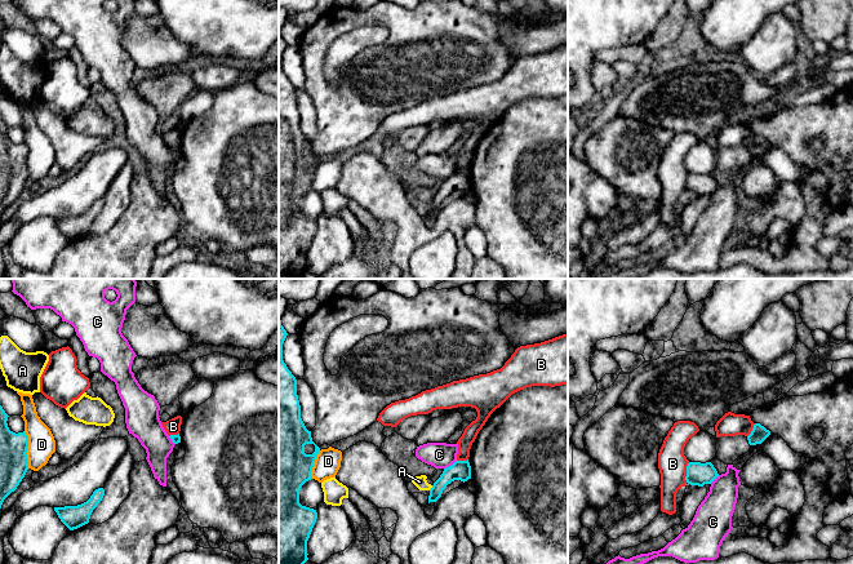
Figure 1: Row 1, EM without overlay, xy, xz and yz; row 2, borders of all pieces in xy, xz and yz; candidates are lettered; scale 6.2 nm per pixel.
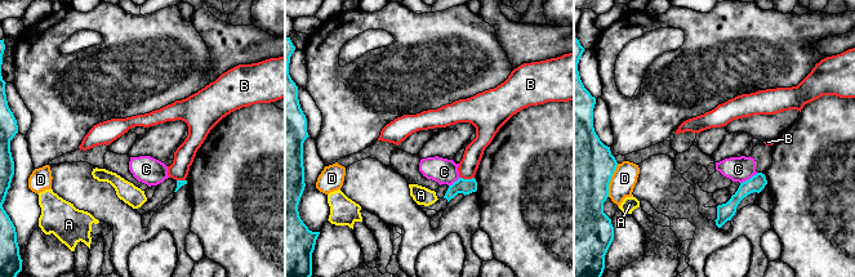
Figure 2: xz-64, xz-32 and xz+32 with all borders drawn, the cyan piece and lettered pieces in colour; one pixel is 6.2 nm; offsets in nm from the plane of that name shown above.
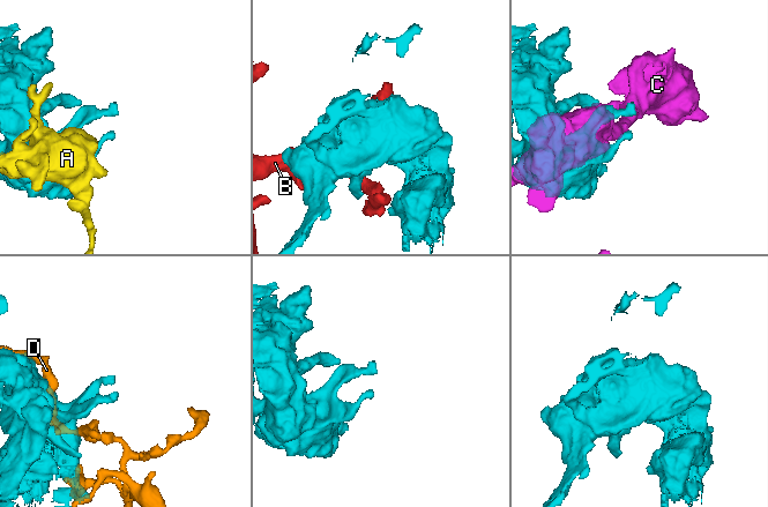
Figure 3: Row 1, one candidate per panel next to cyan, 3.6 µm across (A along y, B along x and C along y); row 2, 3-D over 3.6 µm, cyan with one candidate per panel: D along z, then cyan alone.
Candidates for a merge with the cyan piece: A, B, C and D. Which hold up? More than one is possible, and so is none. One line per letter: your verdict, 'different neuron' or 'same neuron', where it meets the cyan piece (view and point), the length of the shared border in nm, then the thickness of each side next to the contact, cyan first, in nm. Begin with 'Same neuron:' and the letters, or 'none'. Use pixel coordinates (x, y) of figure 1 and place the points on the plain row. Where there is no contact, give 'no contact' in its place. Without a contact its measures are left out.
Same neuron: none
A: different neuron; contact xz (431, 199); length 40 nm; calibres 130 and 80 nm
B: different neuron; contact yz (687, 183); length 130 nm; calibres 140 and 180 nm
C: different neuron; contact xz (449, 177); length 100 nm; calibres 130 and 160 nm
D: different neuron; contact xy (26, 160); length 240 nm; calibres 180 and 170 nm

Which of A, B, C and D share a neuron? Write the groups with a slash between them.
A / B / C / D

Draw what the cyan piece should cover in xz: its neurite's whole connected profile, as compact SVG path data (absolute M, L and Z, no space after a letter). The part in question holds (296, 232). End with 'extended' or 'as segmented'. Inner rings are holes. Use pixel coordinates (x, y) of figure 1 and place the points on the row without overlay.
M279 30L279 279L301 279L307 271L307 252L317 230L314 219L299 214L302 196L311 191L320 159L312 152L301 129L297 90L283 71L283 54L288 44Z; as segmented

